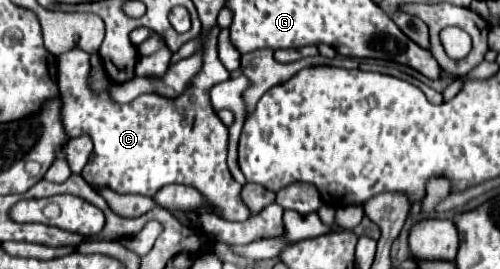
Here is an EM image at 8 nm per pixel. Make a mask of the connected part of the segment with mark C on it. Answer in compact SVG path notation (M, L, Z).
M214 25L210 33L206 35L206 43L202 49L202 67L194 75L194 79L188 83L186 91L178 95L176 99L168 99L154 93L144 93L138 99L134 99L128 105L116 105L110 101L108 95L94 95L88 89L88 77L90 77L90 55L84 51L68 51L58 57L58 85L60 85L60 117L62 125L66 129L66 135L82 135L88 133L94 141L94 159L88 161L88 165L82 171L82 177L94 187L102 189L108 187L116 193L140 193L154 197L162 187L166 185L188 185L200 191L200 195L206 197L210 211L200 213L216 213L220 219L226 221L246 221L248 219L248 207L240 199L240 185L232 179L228 165L226 165L226 147L228 147L228 129L218 119L216 111L210 103L210 89L216 83L222 83L230 77L226 67L218 59L218 33L220 27Z

